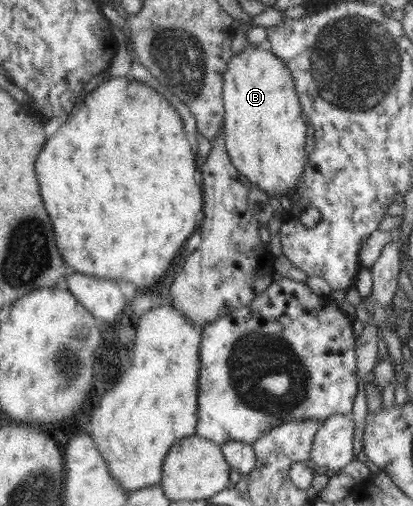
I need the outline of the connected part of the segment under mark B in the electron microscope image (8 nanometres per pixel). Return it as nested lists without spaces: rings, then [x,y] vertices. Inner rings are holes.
[[[249,43],[245,49],[233,56],[224,75],[223,102],[225,104],[224,145],[231,163],[243,174],[249,185],[263,189],[269,197],[295,194],[301,174],[305,171],[307,151],[307,123],[303,120],[299,96],[291,70],[277,57],[266,44],[261,46]]]

